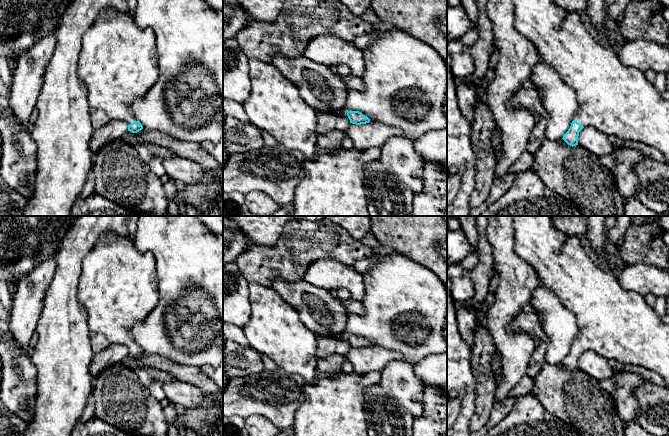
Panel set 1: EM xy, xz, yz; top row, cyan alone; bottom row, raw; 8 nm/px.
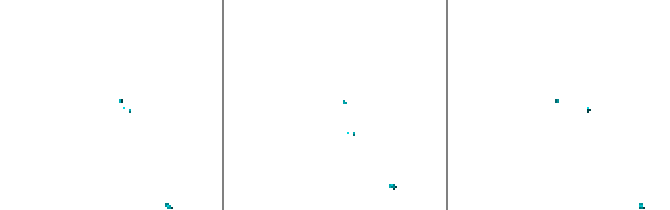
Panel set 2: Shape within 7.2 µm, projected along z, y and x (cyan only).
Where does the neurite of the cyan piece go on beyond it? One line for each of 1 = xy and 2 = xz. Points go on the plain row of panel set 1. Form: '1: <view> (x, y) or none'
1: xy (118, 287)
2: none

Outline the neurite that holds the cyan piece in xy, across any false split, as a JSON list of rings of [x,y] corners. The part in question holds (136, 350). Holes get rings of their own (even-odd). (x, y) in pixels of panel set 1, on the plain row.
[[[113,233],[102,235],[84,257],[77,290],[78,301],[86,311],[91,333],[105,336],[110,343],[128,348],[128,355],[143,353],[133,336],[133,326],[143,321],[159,302],[155,257],[139,251],[133,238]]]

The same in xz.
[[[349,335],[347,340],[352,348],[361,349],[370,346],[370,343],[359,335]]]

